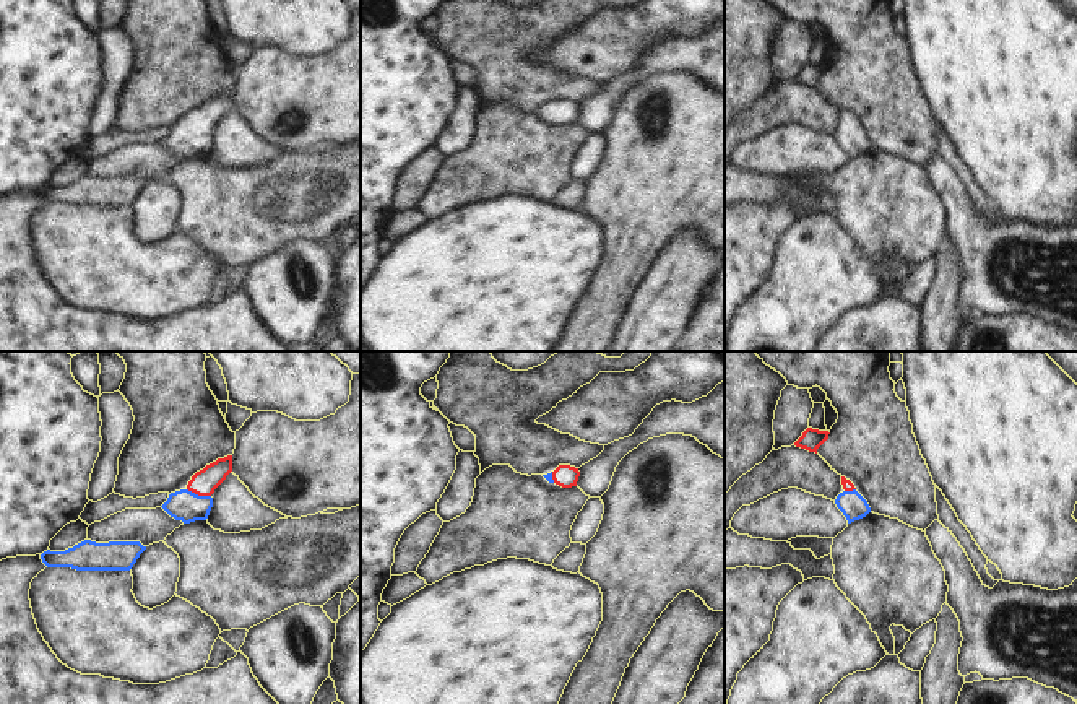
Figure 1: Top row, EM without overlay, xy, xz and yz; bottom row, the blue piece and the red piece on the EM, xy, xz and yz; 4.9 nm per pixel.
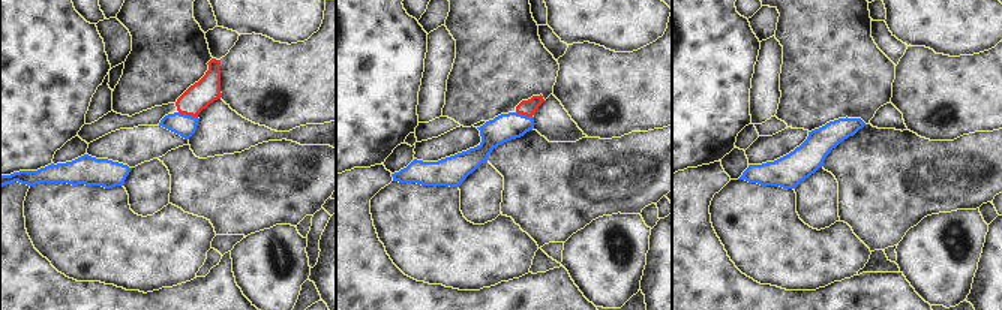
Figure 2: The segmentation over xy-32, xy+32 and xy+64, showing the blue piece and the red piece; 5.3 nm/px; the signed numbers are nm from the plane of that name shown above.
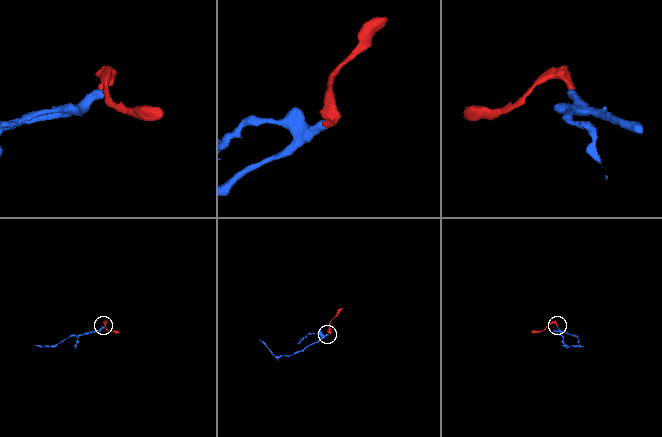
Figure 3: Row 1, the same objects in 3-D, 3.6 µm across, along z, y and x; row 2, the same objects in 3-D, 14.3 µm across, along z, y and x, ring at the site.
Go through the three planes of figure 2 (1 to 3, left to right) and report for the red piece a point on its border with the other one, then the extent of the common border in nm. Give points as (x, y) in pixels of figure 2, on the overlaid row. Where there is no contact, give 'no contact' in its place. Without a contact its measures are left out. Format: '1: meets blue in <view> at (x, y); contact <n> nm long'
1: meets blue in xy-32 at (188, 116); contact 110 nm long
2: meets blue in xy+32 at (524, 116); contact 90 nm long
3: no contact

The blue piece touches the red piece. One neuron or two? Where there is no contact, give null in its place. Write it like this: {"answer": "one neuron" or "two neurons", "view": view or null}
{"answer": "one neuron", "view": "xy"}

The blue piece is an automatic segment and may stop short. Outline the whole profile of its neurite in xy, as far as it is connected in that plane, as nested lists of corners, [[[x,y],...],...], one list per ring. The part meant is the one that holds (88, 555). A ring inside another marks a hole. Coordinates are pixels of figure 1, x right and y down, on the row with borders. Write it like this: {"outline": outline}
{"outline": [[[84,540],[65,551],[44,551],[47,567],[71,567],[76,571],[130,571],[146,550],[140,541],[96,543]]]}

